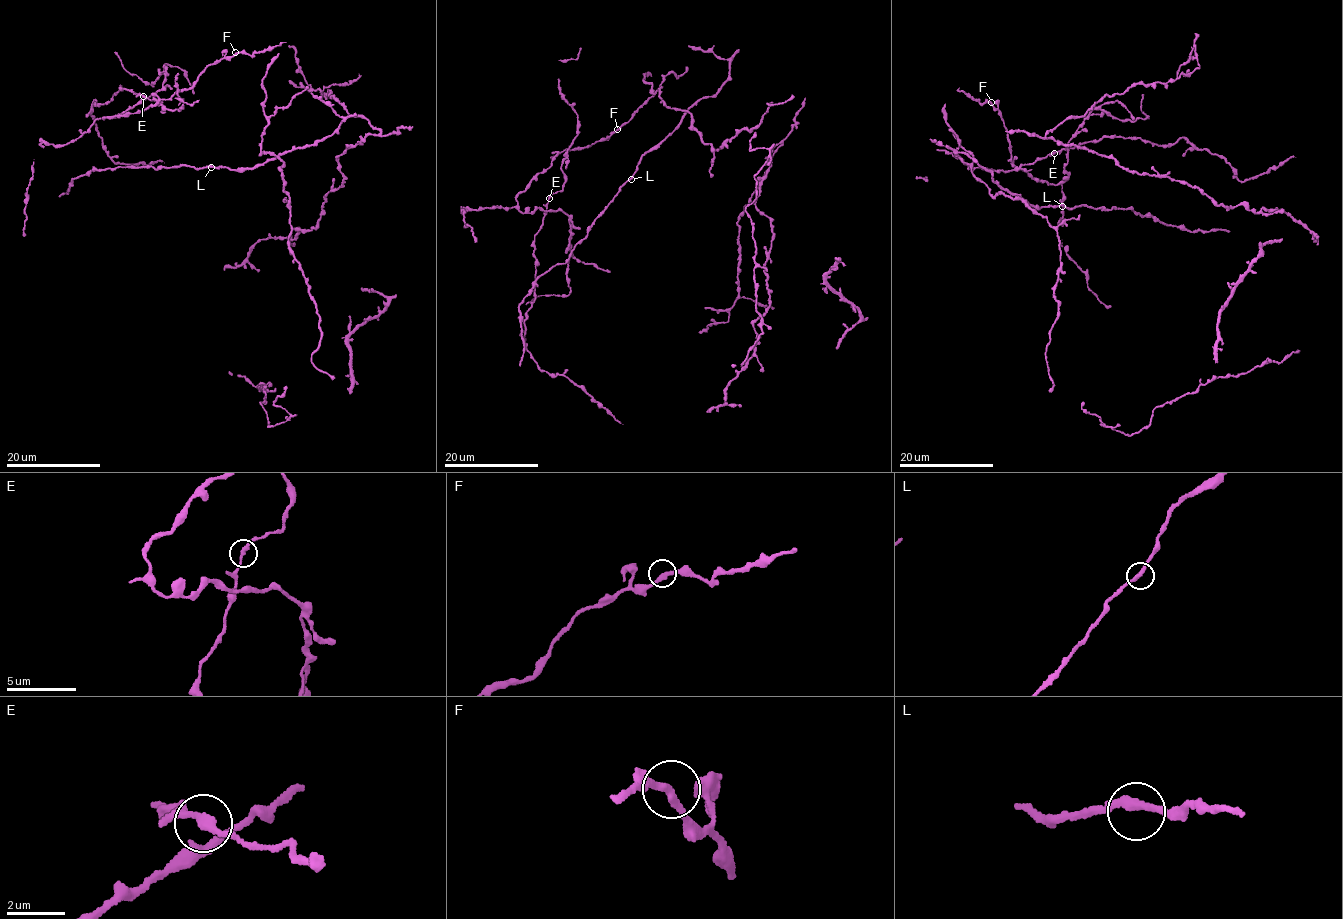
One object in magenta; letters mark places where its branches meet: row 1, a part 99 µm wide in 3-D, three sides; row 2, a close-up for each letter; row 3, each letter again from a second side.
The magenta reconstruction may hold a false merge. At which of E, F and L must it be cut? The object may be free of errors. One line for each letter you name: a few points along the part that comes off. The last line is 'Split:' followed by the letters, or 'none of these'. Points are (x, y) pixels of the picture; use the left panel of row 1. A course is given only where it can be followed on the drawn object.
Split: none of these

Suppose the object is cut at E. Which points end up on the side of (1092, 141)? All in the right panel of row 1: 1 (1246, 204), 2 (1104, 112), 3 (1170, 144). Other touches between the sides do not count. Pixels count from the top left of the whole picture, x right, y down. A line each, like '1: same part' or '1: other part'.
1: other part
2: other part
3: same part

